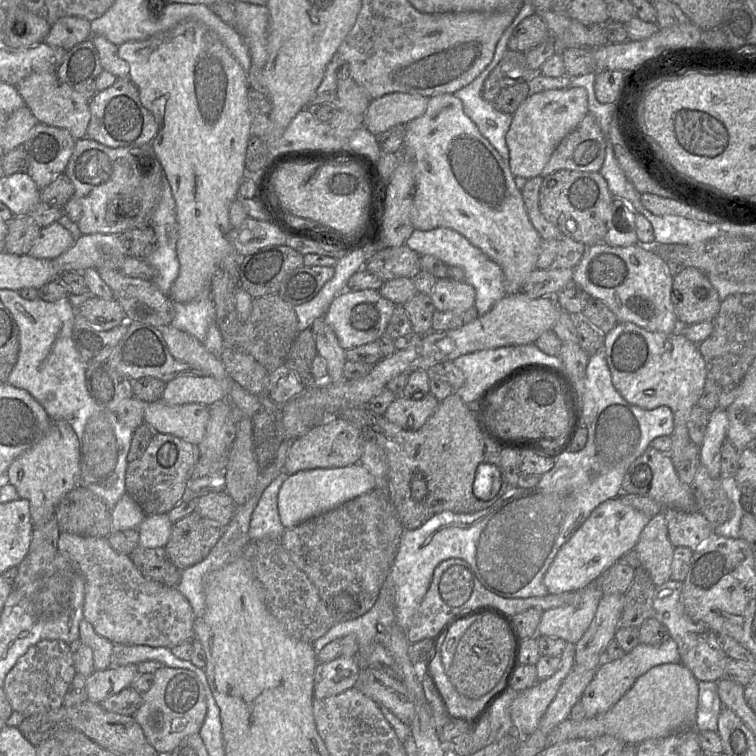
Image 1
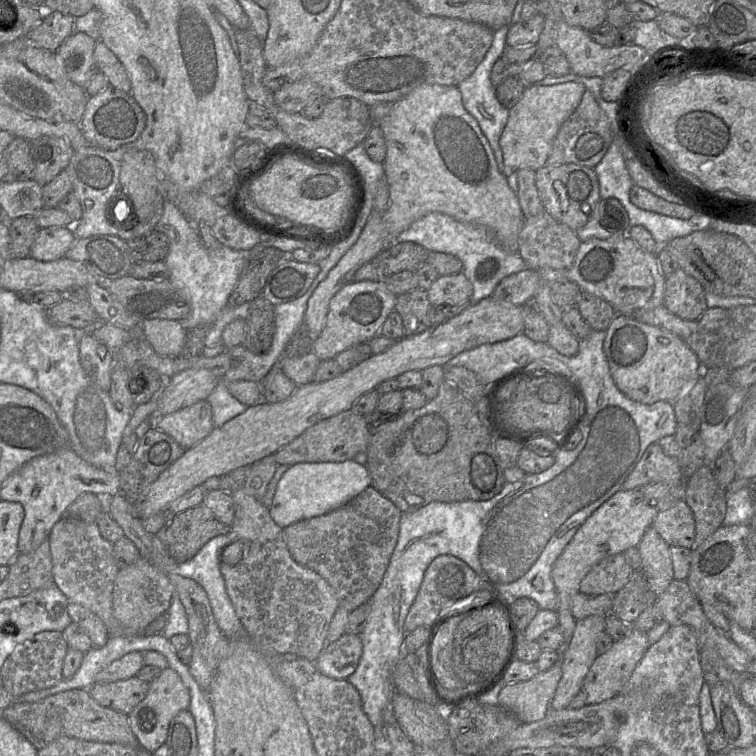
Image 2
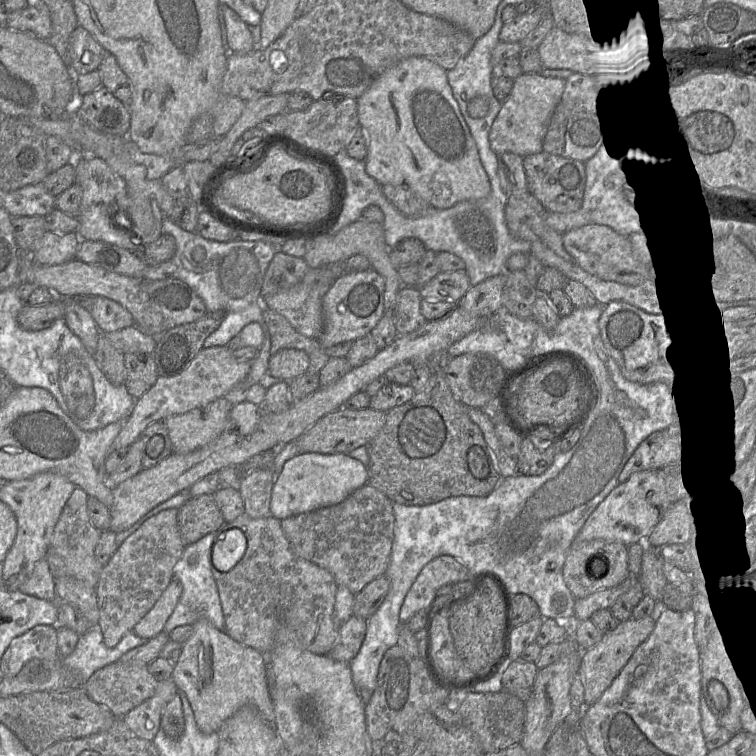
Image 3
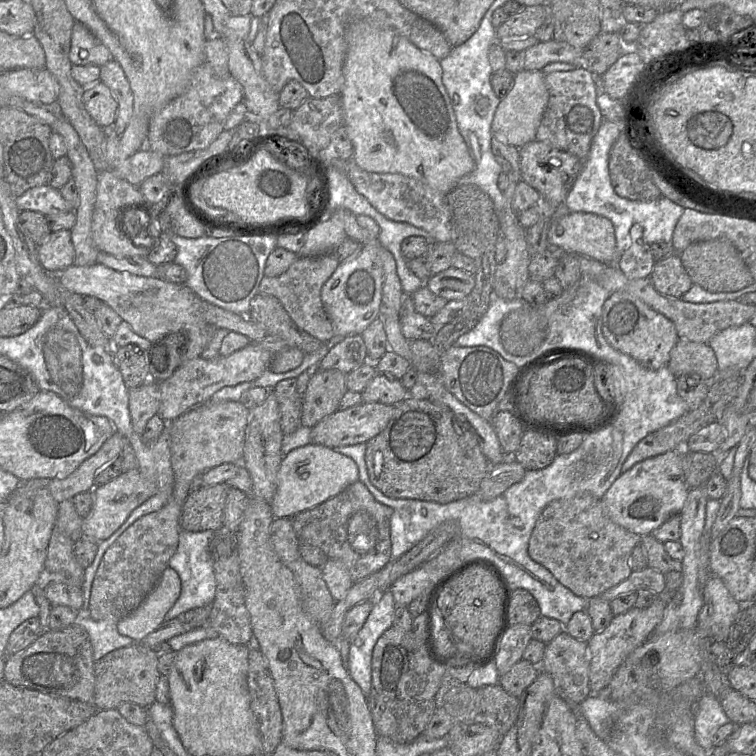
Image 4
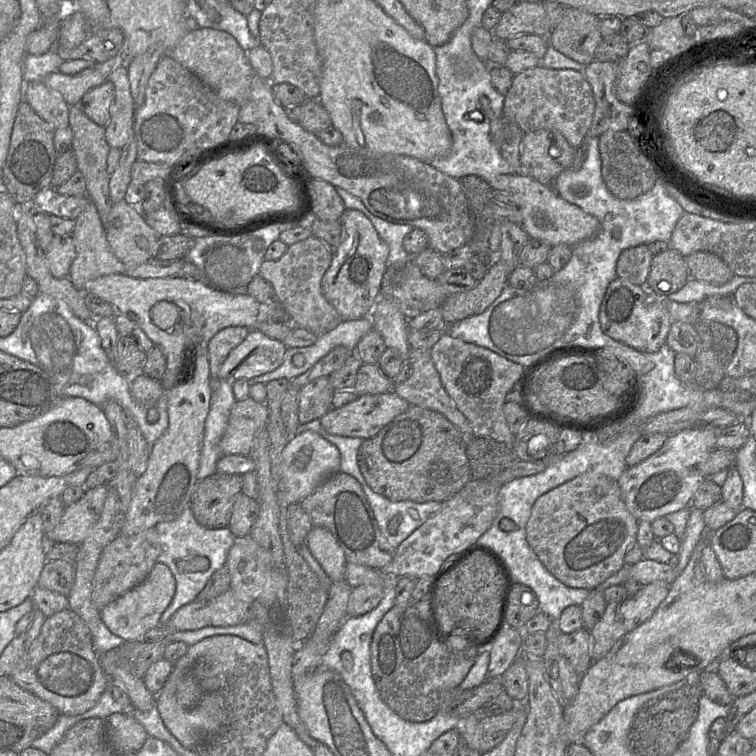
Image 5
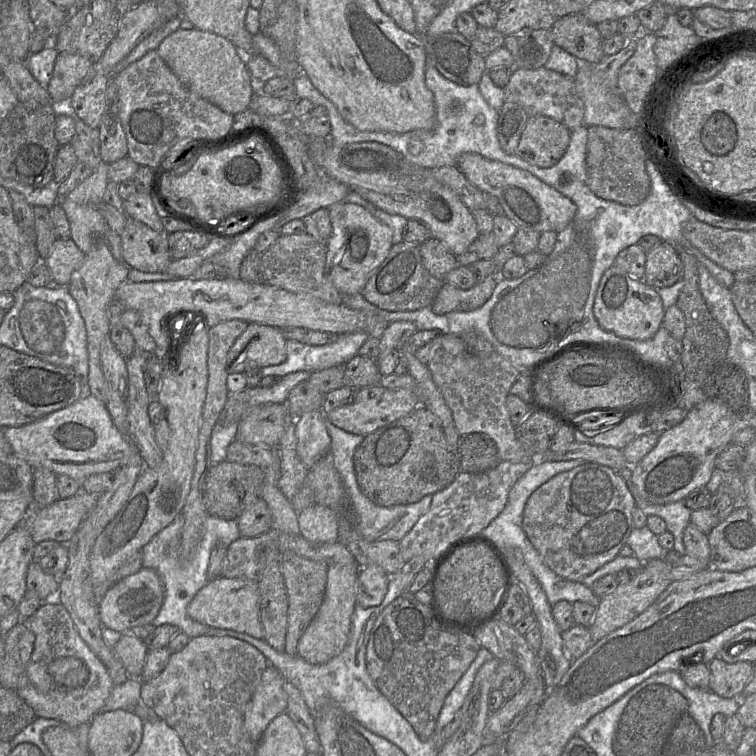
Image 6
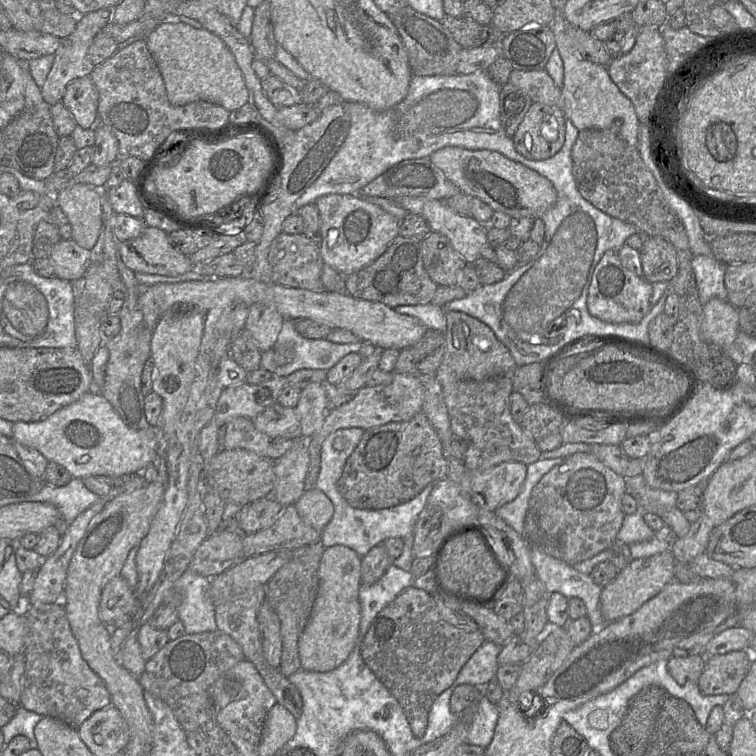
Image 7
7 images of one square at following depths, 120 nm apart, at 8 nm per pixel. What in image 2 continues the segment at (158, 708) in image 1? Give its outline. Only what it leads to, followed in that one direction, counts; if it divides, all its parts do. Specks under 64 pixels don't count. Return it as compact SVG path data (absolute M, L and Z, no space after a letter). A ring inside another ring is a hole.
M166 667L150 683L145 698L127 715L130 728L136 736L139 746L153 753L167 739L171 720L182 710L190 707L190 693L180 676L171 668Z

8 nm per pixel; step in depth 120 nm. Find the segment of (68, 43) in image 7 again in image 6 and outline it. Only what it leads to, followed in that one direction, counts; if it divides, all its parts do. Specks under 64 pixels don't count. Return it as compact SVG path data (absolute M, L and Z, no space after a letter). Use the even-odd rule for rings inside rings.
M58 52L47 86L52 103L68 103L75 88L93 74L93 67L93 62L79 54Z

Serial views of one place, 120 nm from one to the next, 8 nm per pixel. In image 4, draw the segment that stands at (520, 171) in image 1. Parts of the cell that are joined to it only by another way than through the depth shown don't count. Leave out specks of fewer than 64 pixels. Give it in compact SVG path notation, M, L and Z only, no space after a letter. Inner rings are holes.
M521 70L514 75L513 85L500 101L492 121L492 136L504 144L520 148L536 140L536 131L541 123L549 99L545 74L541 70Z

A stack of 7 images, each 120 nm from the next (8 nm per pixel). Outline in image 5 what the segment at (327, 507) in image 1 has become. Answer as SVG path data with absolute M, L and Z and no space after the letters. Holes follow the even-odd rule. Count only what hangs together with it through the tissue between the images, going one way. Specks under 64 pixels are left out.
M304 431L291 438L282 453L280 493L281 501L290 506L311 495L329 476L339 471L339 450L314 431Z

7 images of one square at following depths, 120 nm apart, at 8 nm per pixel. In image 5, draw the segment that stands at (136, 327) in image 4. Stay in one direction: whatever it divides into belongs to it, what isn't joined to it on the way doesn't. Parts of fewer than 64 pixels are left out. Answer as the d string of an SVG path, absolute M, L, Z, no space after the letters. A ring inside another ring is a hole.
M109 274L90 280L85 286L85 294L95 295L113 304L117 313L136 317L139 327L152 341L162 349L166 357L166 371L161 379L165 390L183 382L186 364L190 357L220 330L240 326L254 329L266 321L285 321L288 315L280 303L261 303L248 293L232 295L216 290L202 281L192 281L181 277L140 279L124 274ZM161 301L175 303L181 311L181 321L173 332L160 329L151 318L151 309Z

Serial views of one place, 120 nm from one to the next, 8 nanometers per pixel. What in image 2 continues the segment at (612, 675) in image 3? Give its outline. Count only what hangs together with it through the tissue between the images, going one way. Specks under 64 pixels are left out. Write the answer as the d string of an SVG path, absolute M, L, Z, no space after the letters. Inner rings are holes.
M633 628L627 637L614 641L608 651L598 654L582 684L582 690L586 694L586 704L601 703L621 693L648 647L647 633Z

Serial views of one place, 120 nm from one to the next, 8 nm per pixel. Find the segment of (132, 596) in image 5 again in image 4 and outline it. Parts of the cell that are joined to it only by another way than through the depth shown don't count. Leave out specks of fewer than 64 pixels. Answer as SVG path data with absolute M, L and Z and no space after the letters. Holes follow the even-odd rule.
M167 567L143 603L116 624L117 631L135 642L143 641L163 623L166 613L178 600L181 589L178 573Z

